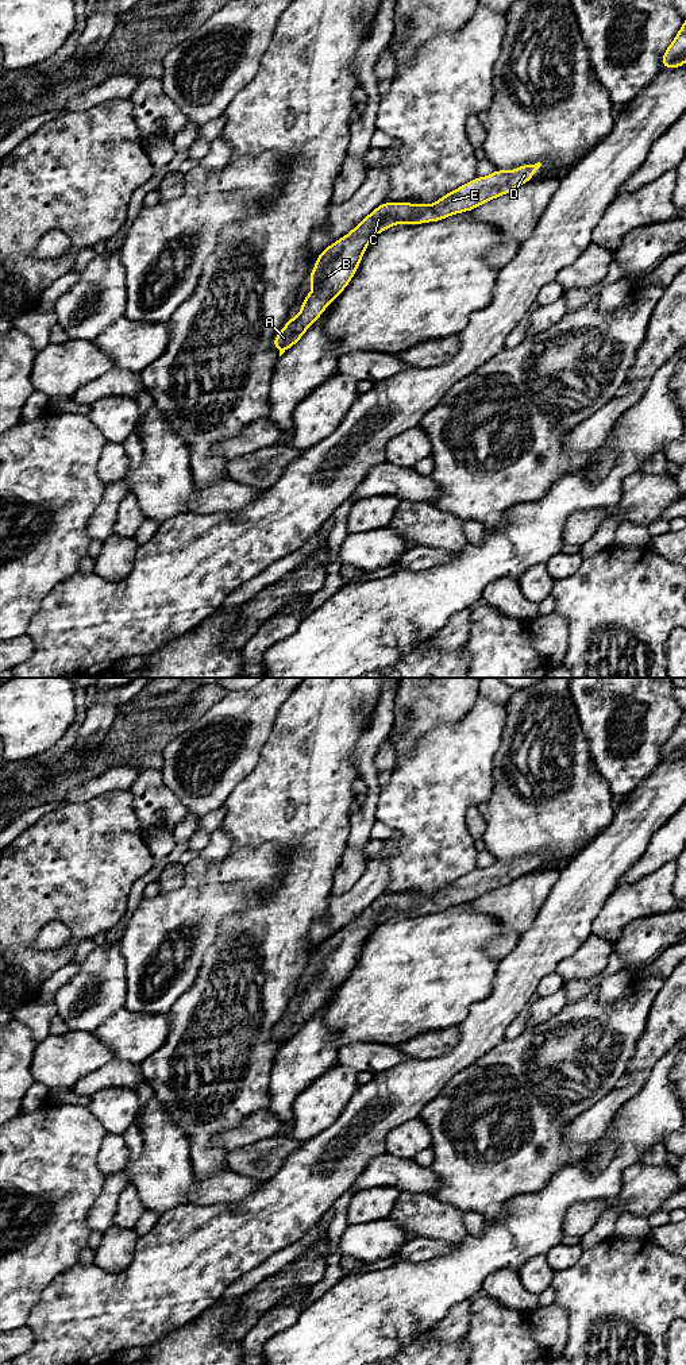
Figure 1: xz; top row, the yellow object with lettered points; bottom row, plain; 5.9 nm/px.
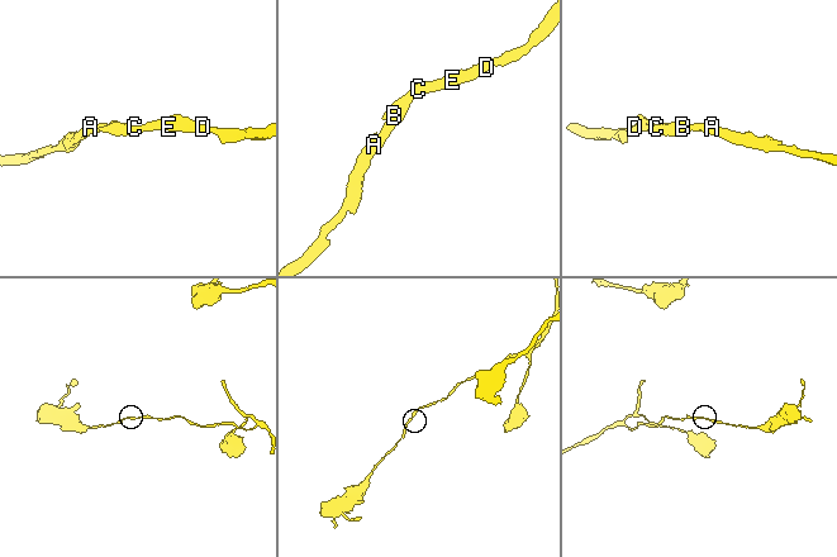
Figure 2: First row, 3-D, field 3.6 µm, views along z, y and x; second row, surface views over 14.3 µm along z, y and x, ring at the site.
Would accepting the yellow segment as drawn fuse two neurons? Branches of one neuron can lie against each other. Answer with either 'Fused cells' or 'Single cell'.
Single cell

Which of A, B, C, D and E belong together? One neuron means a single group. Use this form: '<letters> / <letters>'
A B C D E

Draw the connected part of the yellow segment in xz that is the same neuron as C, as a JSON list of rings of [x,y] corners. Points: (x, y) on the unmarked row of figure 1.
[[[537,853],[535,856],[527,855],[510,863],[497,860],[493,865],[487,868],[477,868],[473,872],[462,876],[460,879],[447,884],[432,896],[409,894],[381,895],[369,907],[366,907],[351,924],[328,937],[321,945],[317,946],[313,963],[308,968],[308,975],[315,976],[316,979],[304,988],[300,1005],[294,1010],[289,1010],[284,1021],[274,1029],[273,1038],[280,1041],[281,1048],[289,1038],[294,1037],[301,1030],[305,1022],[320,1009],[320,1006],[331,995],[331,992],[336,987],[339,987],[352,971],[370,932],[381,922],[385,922],[398,914],[408,914],[416,917],[428,913],[439,913],[451,906],[462,905],[465,902],[473,902],[477,898],[496,888],[506,886],[517,878],[528,874],[540,857],[542,855]]]

